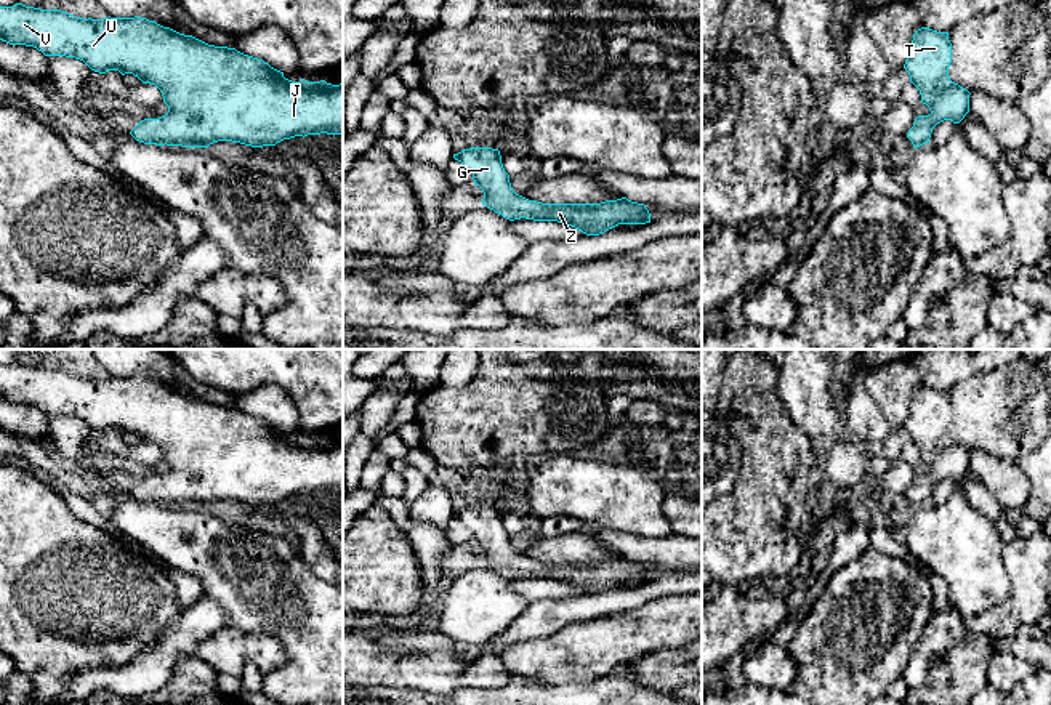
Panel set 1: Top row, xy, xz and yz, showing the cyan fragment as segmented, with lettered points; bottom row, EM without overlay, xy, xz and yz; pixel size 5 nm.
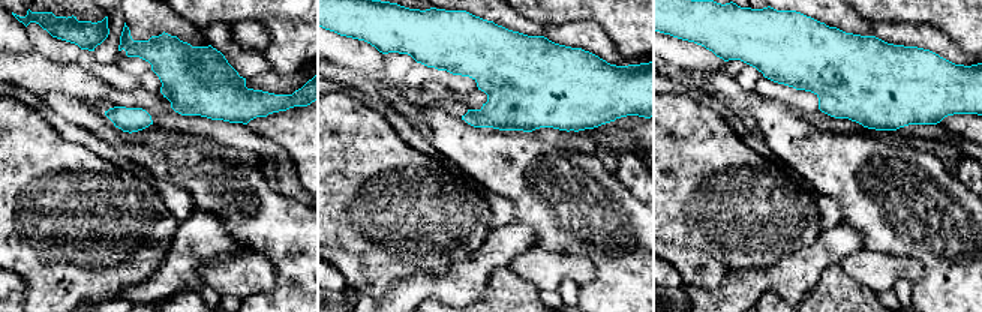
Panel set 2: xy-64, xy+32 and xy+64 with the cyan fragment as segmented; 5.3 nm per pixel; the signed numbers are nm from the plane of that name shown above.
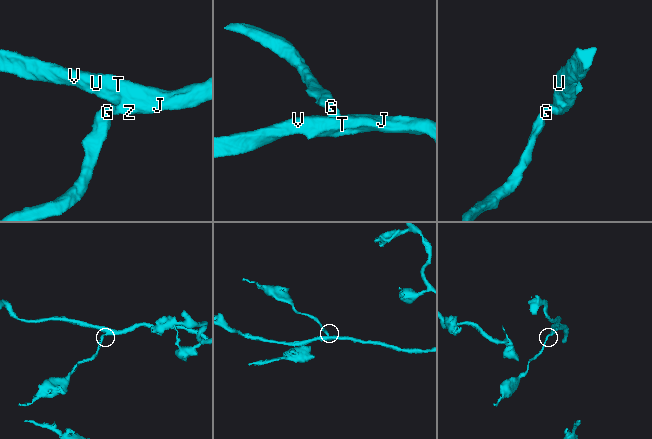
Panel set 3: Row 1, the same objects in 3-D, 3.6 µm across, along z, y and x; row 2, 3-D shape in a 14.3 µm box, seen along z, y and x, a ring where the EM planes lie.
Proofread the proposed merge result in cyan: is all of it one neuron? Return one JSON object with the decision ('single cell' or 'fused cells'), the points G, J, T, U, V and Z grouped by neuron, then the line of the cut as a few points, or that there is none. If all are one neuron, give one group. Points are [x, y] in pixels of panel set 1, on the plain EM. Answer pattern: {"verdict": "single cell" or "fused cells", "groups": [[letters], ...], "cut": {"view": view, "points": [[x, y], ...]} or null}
{"verdict": "single cell", "groups": [["G", "J", "T", "U", "V", "Z"]], "cut": null}

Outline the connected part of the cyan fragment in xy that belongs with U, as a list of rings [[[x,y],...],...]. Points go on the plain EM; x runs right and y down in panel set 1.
[[[16,362],[0,365],[0,399],[34,405],[45,415],[80,418],[99,433],[119,429],[155,444],[168,471],[159,477],[144,477],[130,490],[144,503],[208,506],[218,500],[232,500],[263,506],[295,495],[343,494],[343,442],[292,441],[263,418],[236,407],[208,404],[141,375],[83,378],[61,369]]]

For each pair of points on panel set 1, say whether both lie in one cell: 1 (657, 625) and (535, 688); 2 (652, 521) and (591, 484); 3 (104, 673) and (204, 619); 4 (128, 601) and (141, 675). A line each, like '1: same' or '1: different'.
1: different
2: same
3: same
4: different

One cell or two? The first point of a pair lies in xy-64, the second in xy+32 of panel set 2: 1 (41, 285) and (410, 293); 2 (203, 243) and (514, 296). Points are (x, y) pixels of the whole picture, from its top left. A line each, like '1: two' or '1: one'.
1: two
2: two

